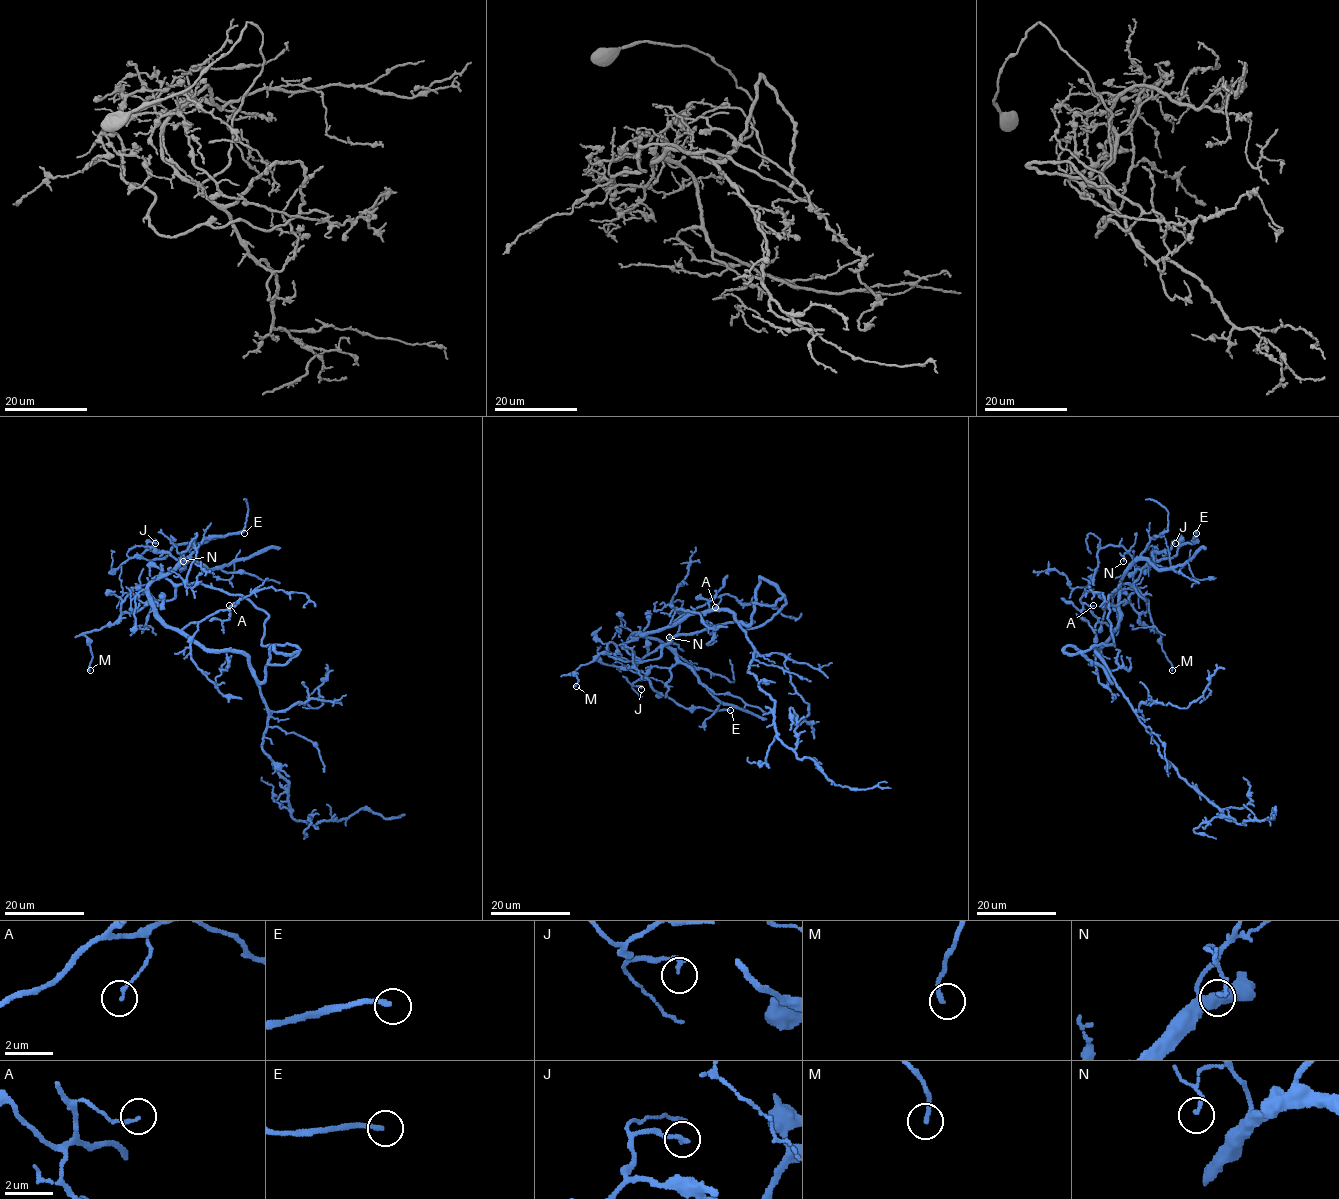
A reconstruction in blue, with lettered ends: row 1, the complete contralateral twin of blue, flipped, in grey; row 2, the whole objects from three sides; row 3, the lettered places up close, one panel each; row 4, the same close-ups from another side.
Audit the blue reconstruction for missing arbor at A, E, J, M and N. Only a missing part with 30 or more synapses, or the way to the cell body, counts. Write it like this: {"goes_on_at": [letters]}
{"goes_on_at": ["A", "E"]}

